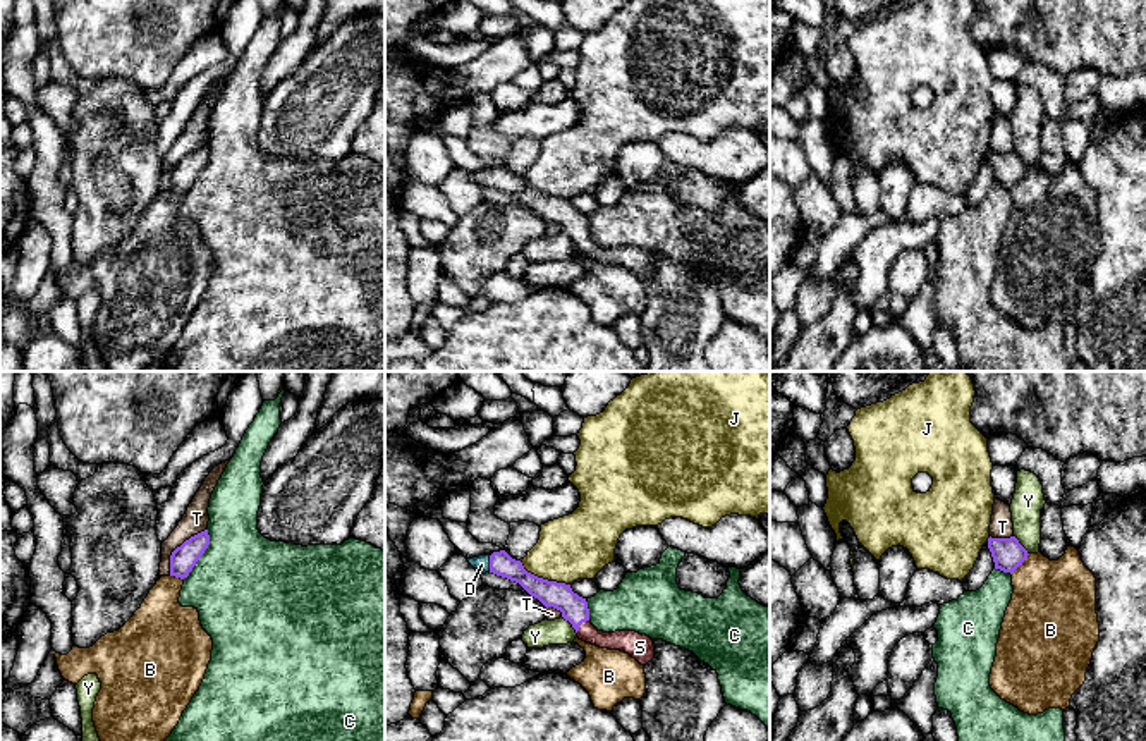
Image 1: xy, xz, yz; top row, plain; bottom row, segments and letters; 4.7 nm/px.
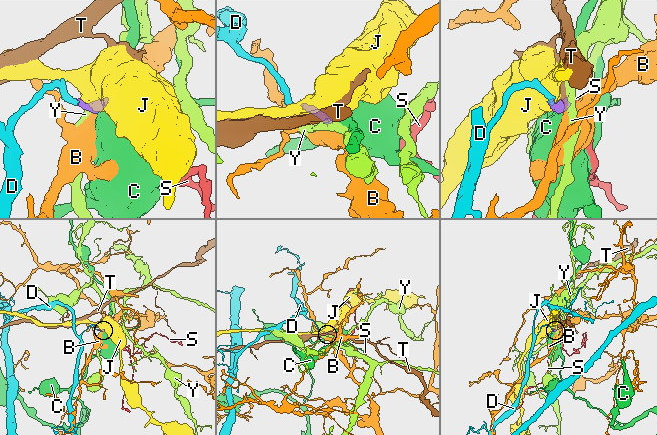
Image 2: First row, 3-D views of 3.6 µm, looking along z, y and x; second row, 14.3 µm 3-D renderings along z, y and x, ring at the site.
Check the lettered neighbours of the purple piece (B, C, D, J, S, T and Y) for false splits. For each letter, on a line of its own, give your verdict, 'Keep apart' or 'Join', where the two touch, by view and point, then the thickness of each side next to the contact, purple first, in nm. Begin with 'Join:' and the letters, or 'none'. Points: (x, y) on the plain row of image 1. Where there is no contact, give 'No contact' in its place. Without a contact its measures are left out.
Join: D, S
B: Keep apart. Touches purple at yz (1019, 179). Thickness 150 nm (purple) against 400 nm
C: Keep apart. Touches purple at xy (203, 167). Thickness 120 nm (purple) against 500 nm
D: Join. Touches purple at xz (490, 179). Thickness 110 nm (purple) against 80 nm
J: Keep apart. Touches purple at xz (542, 193). Thickness 130 nm (purple) against 300 nm
S: Join. Touches purple at xz (581, 238). Thickness 130 nm (purple) against 110 nm
T: Keep apart. Touches purple at xy (177, 162). Thickness 120 nm (purple) against 120 nm
Y: Keep apart. Touches purple at xz (571, 238). Thickness 130 nm (purple) against 120 nm

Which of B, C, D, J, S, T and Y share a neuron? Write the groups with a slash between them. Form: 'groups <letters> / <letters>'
groups B / C / D S / J / T / Y

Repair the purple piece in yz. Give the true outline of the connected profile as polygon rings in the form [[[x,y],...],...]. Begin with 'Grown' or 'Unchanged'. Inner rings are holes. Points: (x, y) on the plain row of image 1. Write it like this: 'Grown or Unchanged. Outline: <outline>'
Unchanged. Outline: [[[1015,151],[1010,153],[988,153],[988,163],[991,167],[995,184],[1003,187],[1014,187],[1027,174],[1027,165],[1019,158]]]

